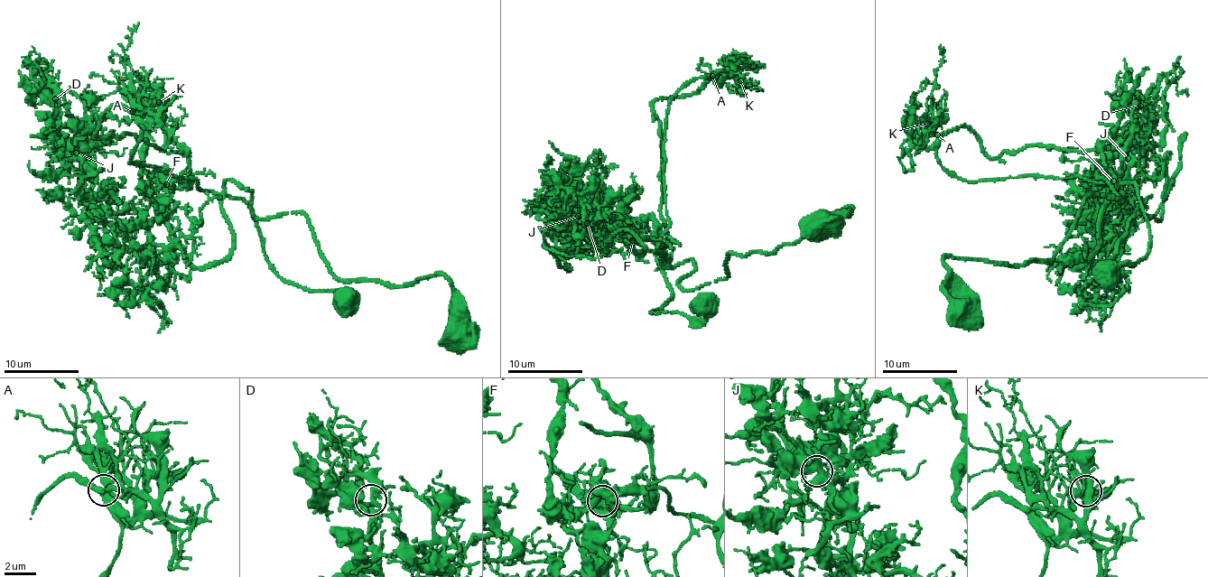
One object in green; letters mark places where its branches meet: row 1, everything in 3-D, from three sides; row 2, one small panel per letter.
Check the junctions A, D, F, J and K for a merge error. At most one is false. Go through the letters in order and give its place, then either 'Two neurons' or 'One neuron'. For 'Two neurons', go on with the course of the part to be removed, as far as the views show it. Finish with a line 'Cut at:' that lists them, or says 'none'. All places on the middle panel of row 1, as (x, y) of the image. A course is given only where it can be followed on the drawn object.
A: Place: (712, 76). One neuron
D: Place: (587, 223). One neuron
F: Place: (632, 240). Two neurons. Course of the part to remove: (632, 239), (666, 241), (655, 102), (710, 77), (667, 111), (672, 298), (651, 312), (703, 320), (695, 299)
J: Place: (578, 216). One neuron
K: Place: (740, 80). One neuron
Cut at: F

